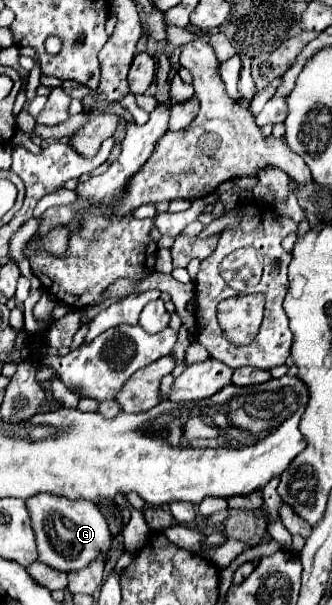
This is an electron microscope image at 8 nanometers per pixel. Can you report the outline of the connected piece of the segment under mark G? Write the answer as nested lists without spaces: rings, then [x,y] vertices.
[[[36,495],[36,499],[28,499],[26,503],[28,511],[32,511],[32,527],[36,531],[38,557],[42,563],[50,565],[52,569],[70,573],[88,567],[88,563],[100,555],[110,559],[112,533],[108,519],[94,503],[68,503],[68,499],[60,499],[58,495]]]

